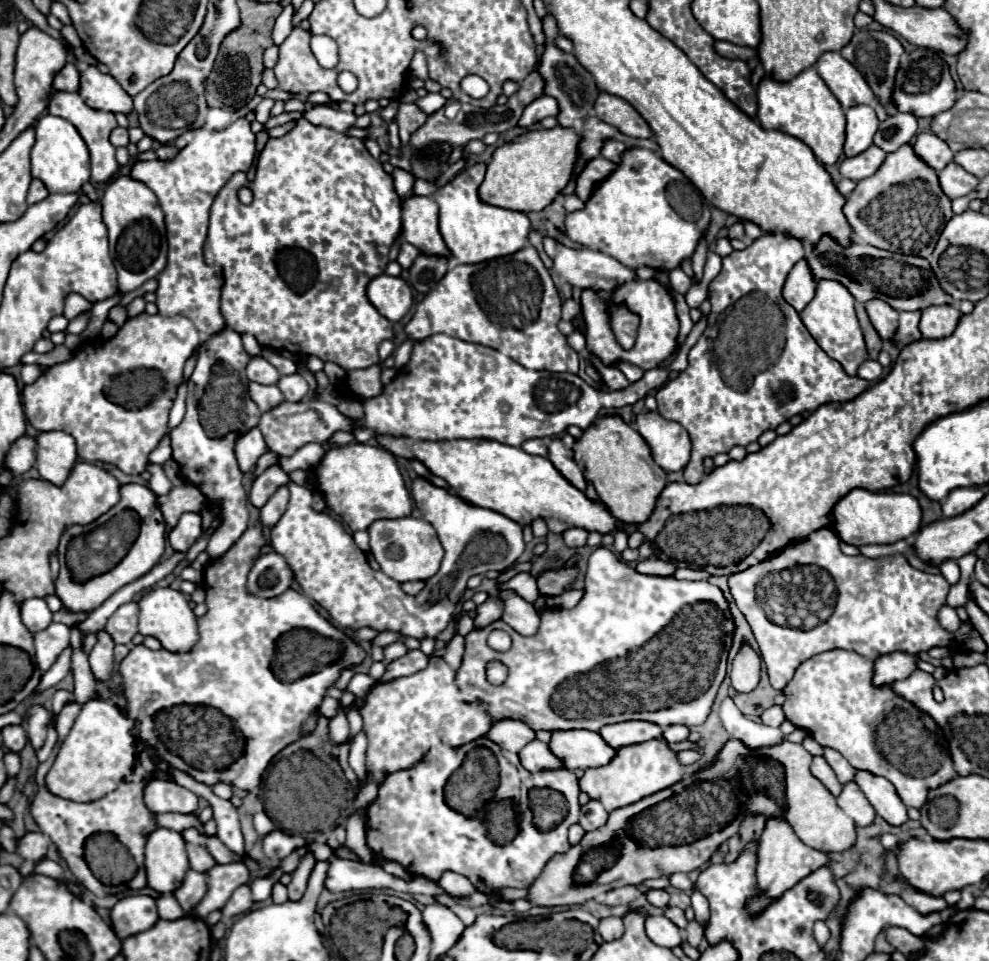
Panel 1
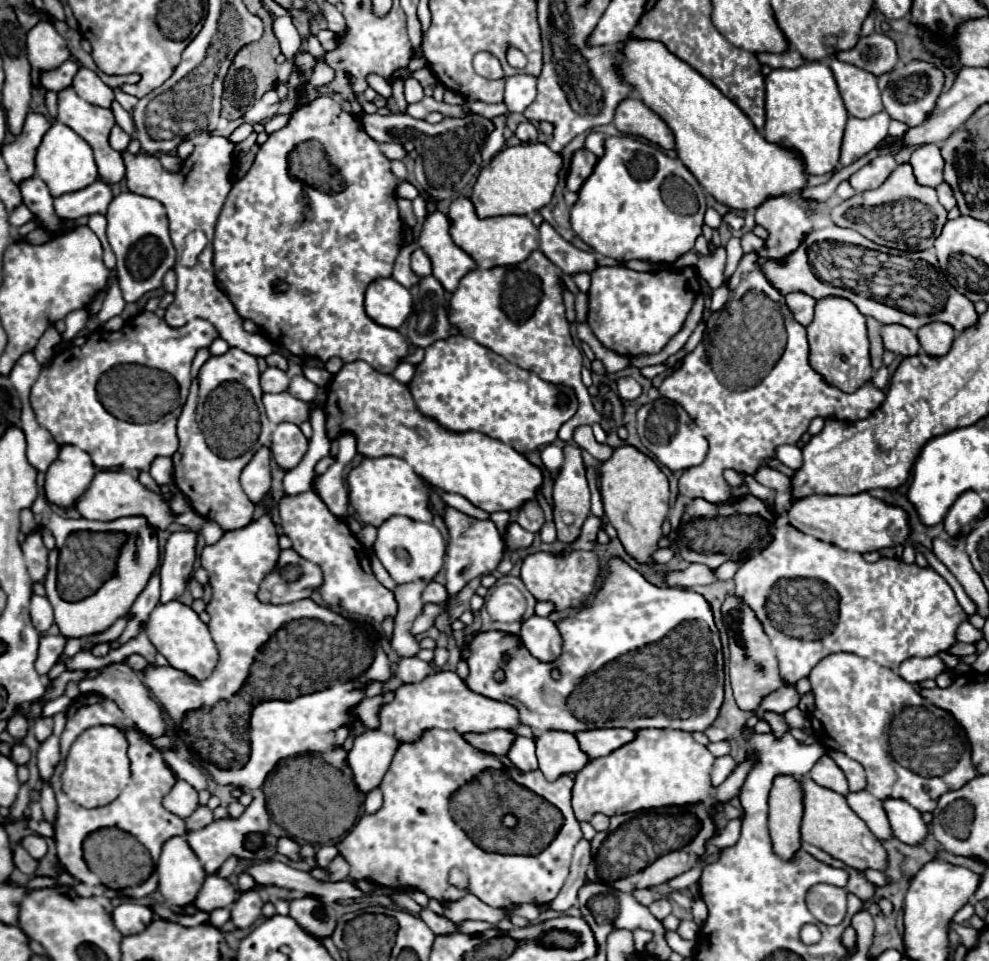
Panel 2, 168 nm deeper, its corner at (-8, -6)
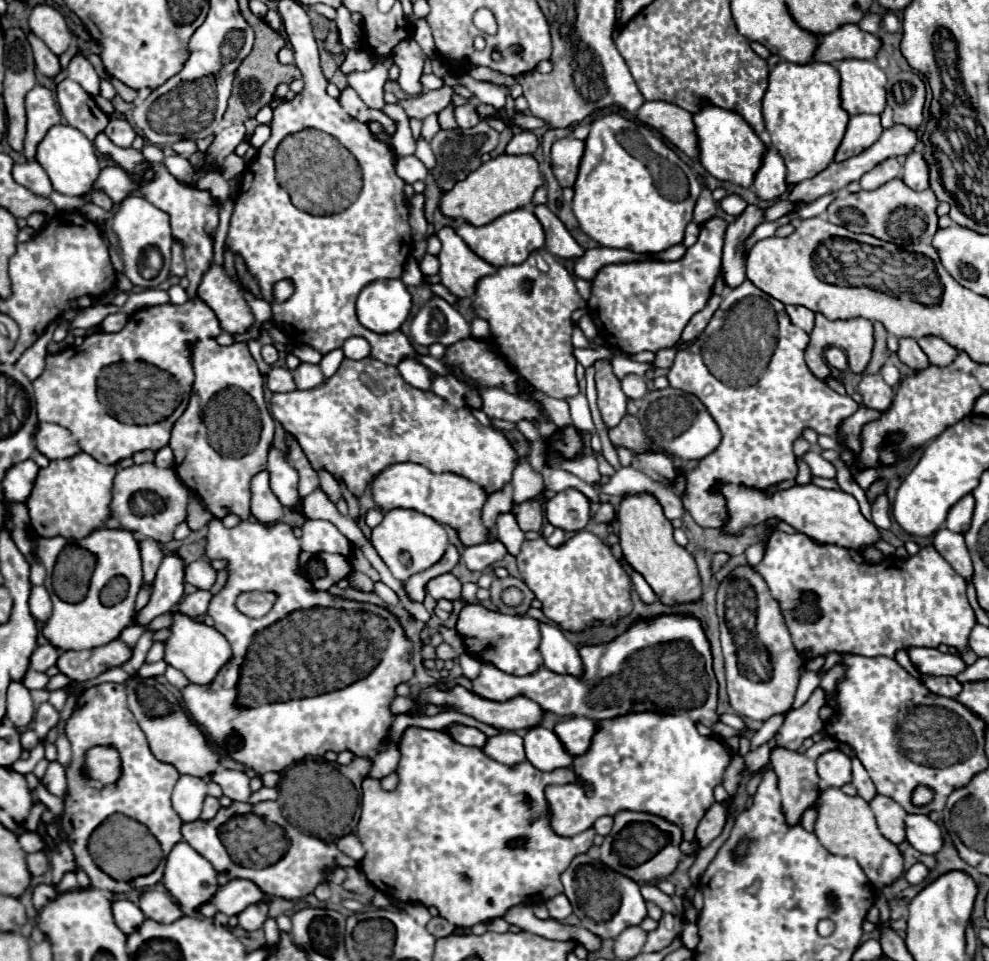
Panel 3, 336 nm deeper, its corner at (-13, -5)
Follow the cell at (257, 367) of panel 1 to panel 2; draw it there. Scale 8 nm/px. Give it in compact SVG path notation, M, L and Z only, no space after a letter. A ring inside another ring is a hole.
M268 367L262 375L260 375L260 383L262 383L262 391L264 393L282 393L288 389L288 375L282 369L276 367Z

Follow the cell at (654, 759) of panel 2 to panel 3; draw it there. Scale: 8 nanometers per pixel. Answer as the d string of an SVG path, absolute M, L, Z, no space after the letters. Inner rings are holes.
M627 714L615 722L595 722L597 732L587 754L575 756L575 774L581 782L593 784L593 796L585 796L581 784L547 786L545 798L549 802L549 826L559 836L575 836L593 826L601 816L615 816L621 810L649 812L677 826L683 826L683 840L691 842L695 828L703 814L713 804L713 788L723 782L723 774L731 762L731 750L717 736L701 736L695 722L687 714Z

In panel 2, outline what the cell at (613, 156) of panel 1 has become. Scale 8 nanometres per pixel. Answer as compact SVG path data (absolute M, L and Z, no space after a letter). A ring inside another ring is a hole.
M590 133L586 137L586 149L590 149L596 157L604 155L604 143L606 143L606 135L604 133Z

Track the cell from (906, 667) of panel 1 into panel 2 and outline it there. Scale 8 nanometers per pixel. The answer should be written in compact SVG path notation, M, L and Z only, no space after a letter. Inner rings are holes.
M910 657L900 663L898 675L904 681L916 685L926 679L936 679L936 675L940 675L944 669L946 669L946 665L940 657L926 657L926 659L924 657Z

